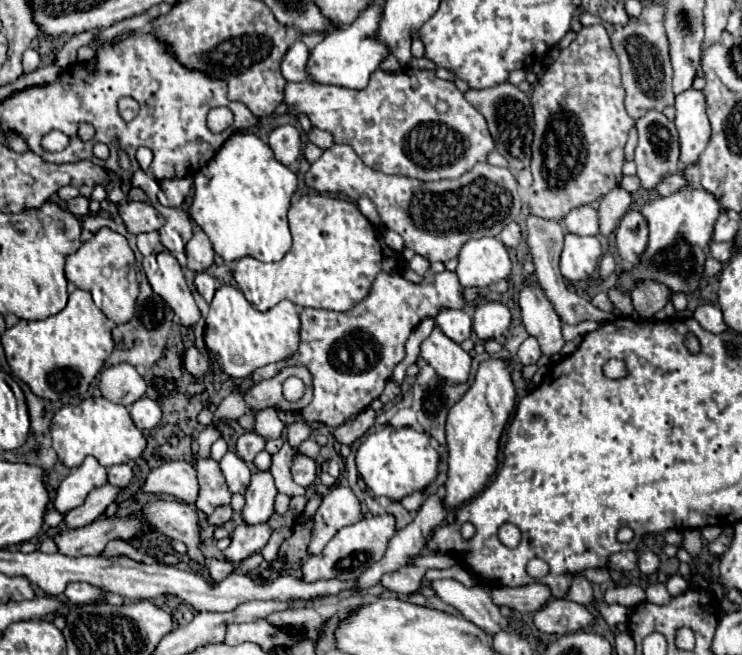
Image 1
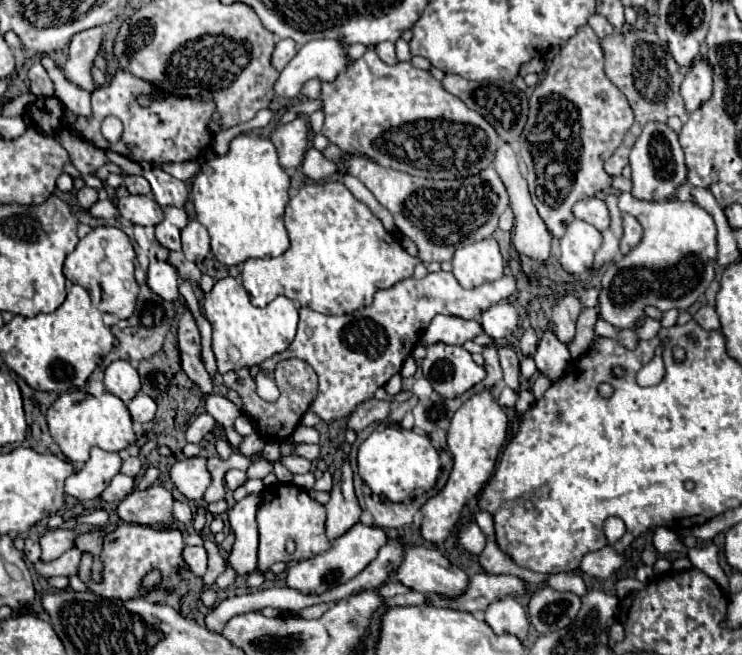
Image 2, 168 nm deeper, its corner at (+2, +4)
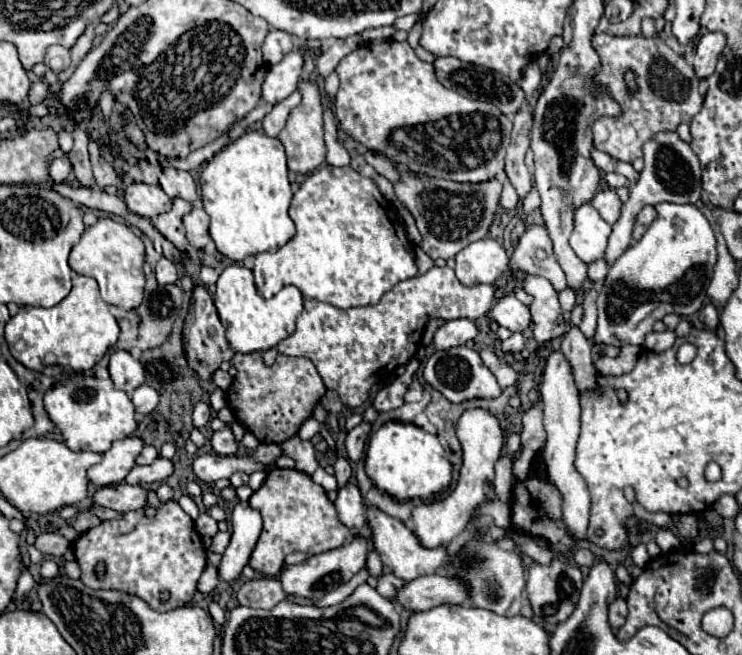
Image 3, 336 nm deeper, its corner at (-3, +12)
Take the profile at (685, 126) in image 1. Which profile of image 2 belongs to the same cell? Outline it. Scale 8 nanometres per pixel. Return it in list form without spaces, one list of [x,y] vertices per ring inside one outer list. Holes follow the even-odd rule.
[[[696,60],[684,82],[682,82],[682,98],[686,104],[688,112],[694,112],[702,102],[706,102],[710,98],[712,92],[712,68],[708,64],[708,60]]]

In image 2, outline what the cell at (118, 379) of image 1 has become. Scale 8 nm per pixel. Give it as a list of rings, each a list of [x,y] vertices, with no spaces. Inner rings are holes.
[[[114,360],[104,372],[104,386],[108,392],[128,404],[140,392],[140,376],[126,360]]]

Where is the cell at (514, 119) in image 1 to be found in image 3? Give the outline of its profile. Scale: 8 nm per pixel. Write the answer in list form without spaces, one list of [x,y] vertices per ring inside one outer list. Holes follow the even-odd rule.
[[[453,56],[437,58],[433,66],[435,66],[437,80],[443,86],[447,86],[447,88],[459,92],[461,96],[471,98],[471,100],[483,100],[483,102],[495,104],[495,108],[499,108],[505,116],[515,116],[515,112],[519,112],[519,108],[523,108],[523,104],[525,104],[523,88],[517,82],[513,82],[511,78],[507,78],[507,76],[495,72],[495,70],[475,66],[475,64],[465,64],[459,58],[453,58]]]

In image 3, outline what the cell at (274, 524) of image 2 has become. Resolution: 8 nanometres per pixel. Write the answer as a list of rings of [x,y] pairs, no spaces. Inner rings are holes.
[[[271,470],[263,486],[249,498],[249,504],[263,516],[263,532],[249,566],[263,576],[277,576],[283,570],[285,556],[291,552],[305,552],[309,556],[327,552],[339,548],[351,536],[351,530],[339,522],[335,506],[325,490],[299,470]]]

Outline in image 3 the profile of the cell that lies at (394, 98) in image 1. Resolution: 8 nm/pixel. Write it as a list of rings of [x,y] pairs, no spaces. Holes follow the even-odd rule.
[[[407,42],[363,44],[341,58],[335,72],[341,84],[333,114],[339,128],[365,148],[405,164],[411,172],[455,182],[483,182],[503,170],[511,120],[493,104],[465,98],[439,84],[433,64],[419,60]]]

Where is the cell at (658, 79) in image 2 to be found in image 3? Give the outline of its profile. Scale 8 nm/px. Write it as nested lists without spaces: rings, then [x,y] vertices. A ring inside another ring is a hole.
[[[595,34],[593,36],[593,48],[597,50],[601,58],[601,74],[595,78],[607,92],[621,104],[623,114],[619,118],[599,118],[593,124],[593,136],[595,136],[595,148],[601,152],[607,152],[615,160],[621,162],[633,162],[635,158],[641,156],[641,146],[657,132],[661,130],[675,130],[681,122],[689,122],[703,104],[703,96],[699,94],[699,80],[695,78],[693,66],[673,52],[661,36],[645,38],[643,34],[637,36],[611,36],[611,34]],[[633,72],[637,76],[637,90],[629,90],[625,82],[625,74]]]

